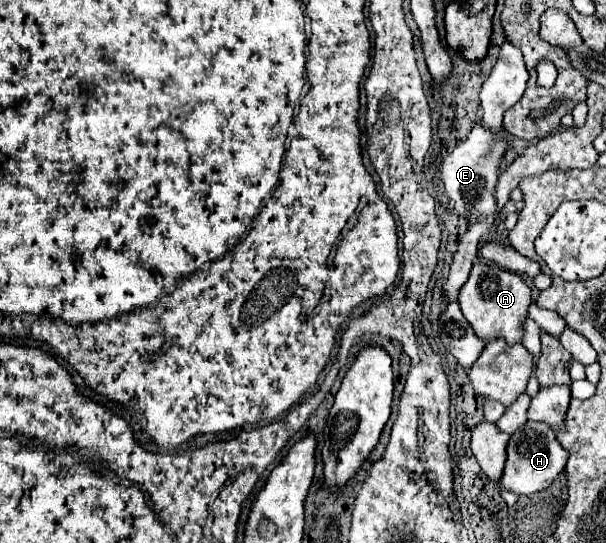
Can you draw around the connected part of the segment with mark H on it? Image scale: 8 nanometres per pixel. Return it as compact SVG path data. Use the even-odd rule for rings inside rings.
M527 421L519 427L507 443L507 463L501 477L501 485L507 491L517 495L533 495L541 489L547 489L553 479L565 469L567 451L559 445L553 429L543 421Z

